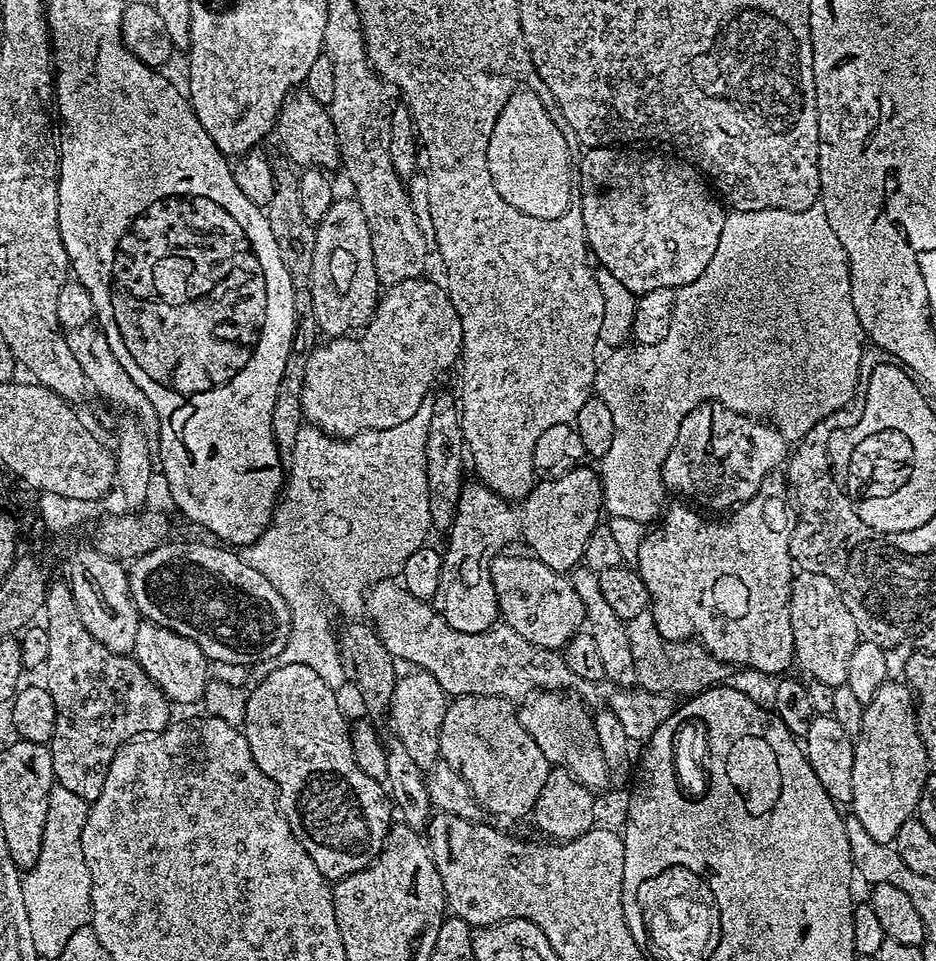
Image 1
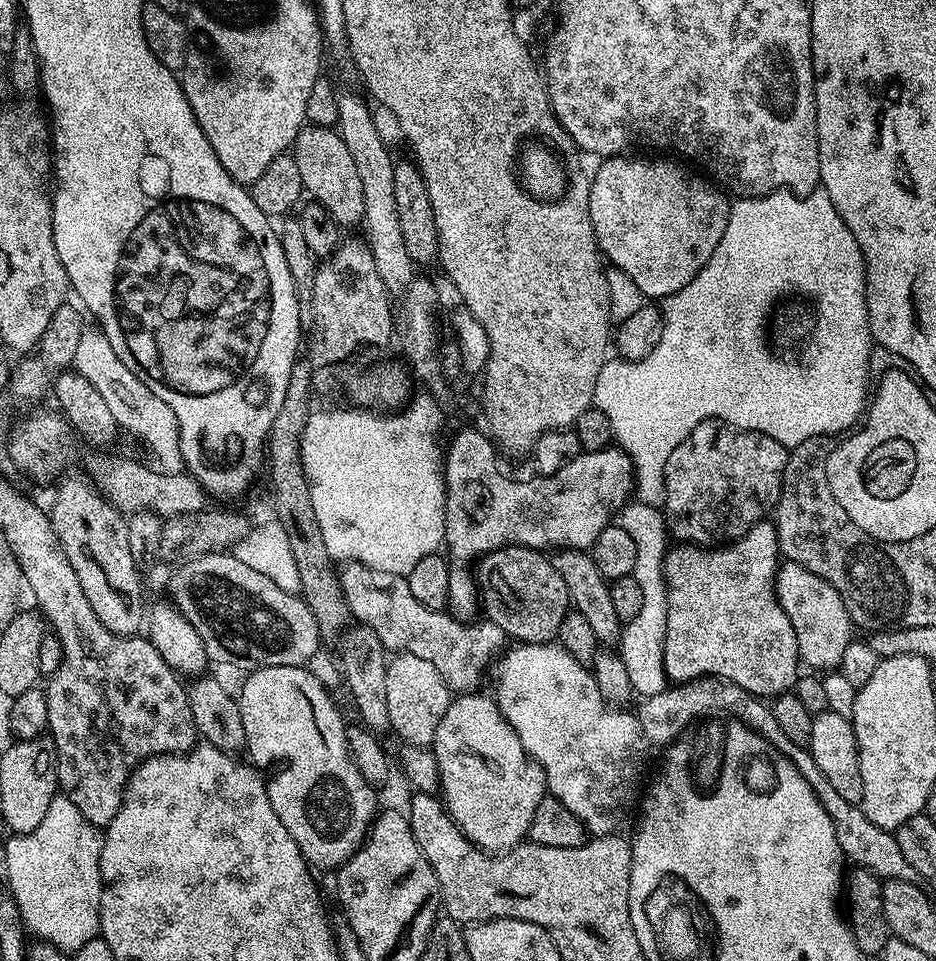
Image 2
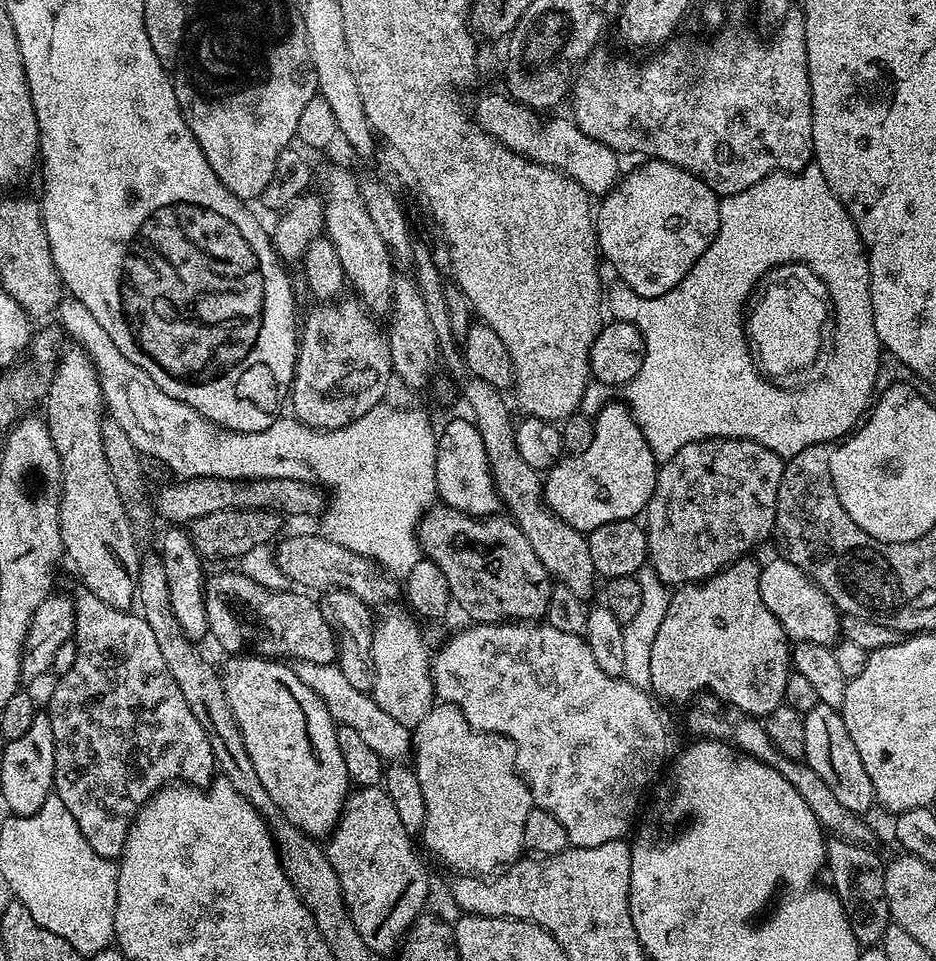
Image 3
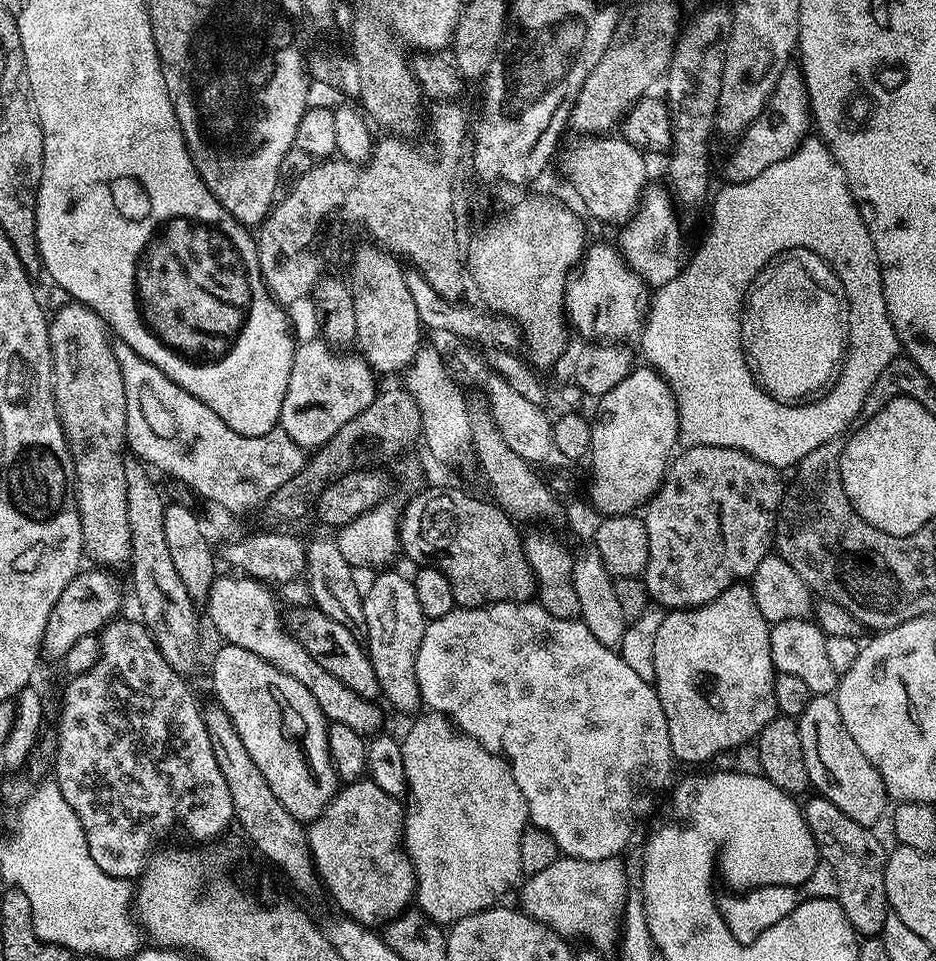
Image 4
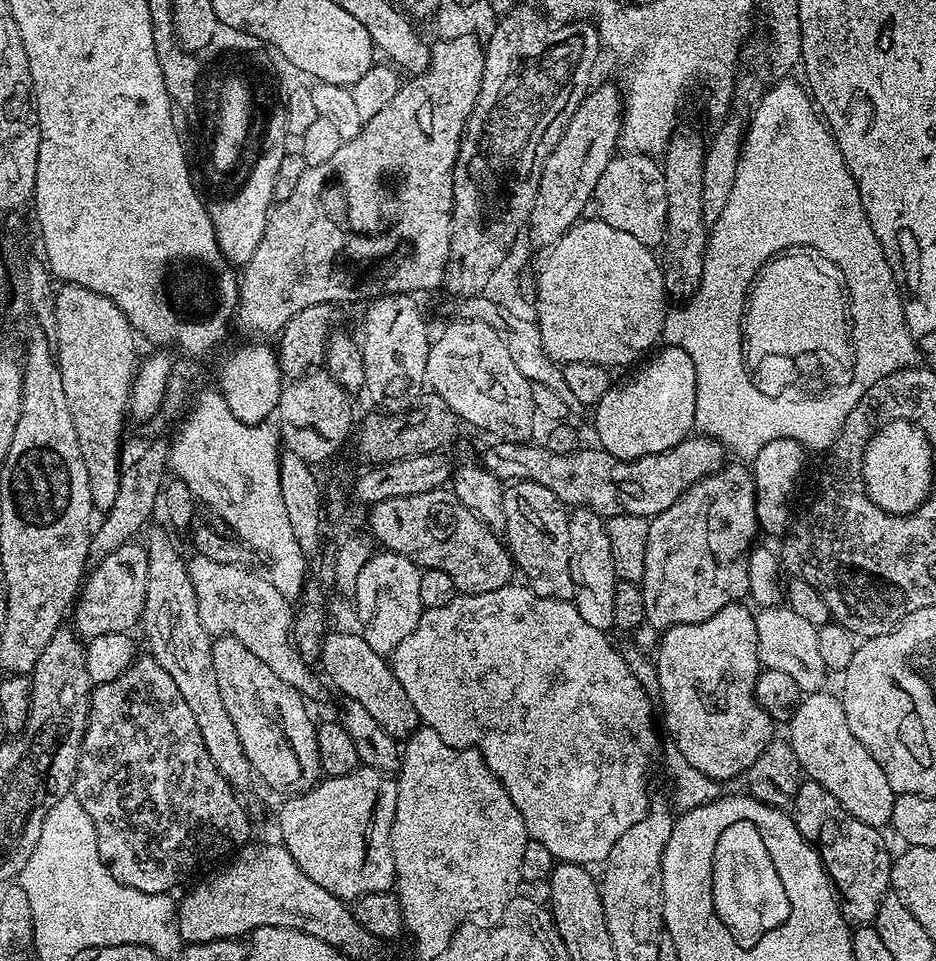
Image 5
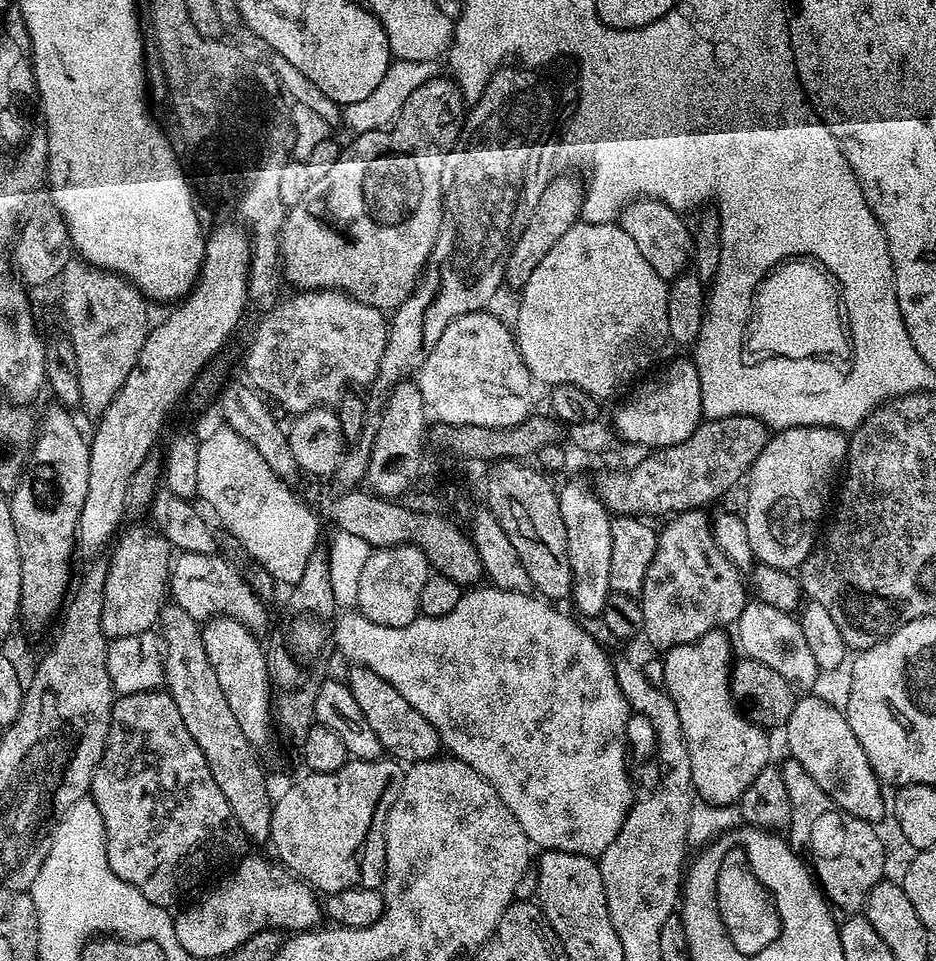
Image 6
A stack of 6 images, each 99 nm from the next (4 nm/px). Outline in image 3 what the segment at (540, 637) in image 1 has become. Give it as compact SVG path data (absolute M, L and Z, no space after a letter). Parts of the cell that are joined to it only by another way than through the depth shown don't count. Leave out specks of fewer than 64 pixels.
M443 502L433 503L432 507L428 509L427 512L424 513L424 517L420 519L420 526L418 529L418 535L420 538L420 551L423 553L427 559L432 560L434 562L434 566L438 566L438 570L442 570L442 574L446 574L446 583L450 586L450 594L452 595L453 605L458 609L461 608L462 611L465 612L466 615L469 616L469 621L472 622L536 622L541 618L547 617L548 614L548 603L550 602L550 594L552 593L552 585L554 583L553 577L546 570L546 566L542 566L542 562L538 562L538 554L534 554L534 549L531 548L530 542L526 538L526 534L522 534L522 530L517 526L516 521L511 518L505 518L500 514L493 514L487 518L481 518L479 516L470 516L466 512L459 512L458 510L454 510L449 506L449 504L445 504Z

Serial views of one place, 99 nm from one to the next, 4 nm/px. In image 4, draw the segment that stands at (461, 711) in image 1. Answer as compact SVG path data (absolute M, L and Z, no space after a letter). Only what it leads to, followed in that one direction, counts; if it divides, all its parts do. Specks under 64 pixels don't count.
M431 710L425 711L423 714L425 716L417 715L415 717L417 720L409 726L408 733L402 736L400 740L402 766L404 767L406 782L408 783L402 847L408 853L408 861L412 863L412 869L416 875L415 903L418 905L420 911L425 912L435 924L451 926L457 920L466 918L470 914L481 912L487 908L497 907L503 901L500 899L512 887L512 891L517 887L518 881L522 876L519 864L519 846L522 843L522 834L525 828L529 827L530 821L528 819L526 798L522 798L522 790L518 790L518 782L514 782L514 774L510 770L507 760L503 756L497 756L496 753L486 750L474 738L461 734L447 716L442 716L440 713Z

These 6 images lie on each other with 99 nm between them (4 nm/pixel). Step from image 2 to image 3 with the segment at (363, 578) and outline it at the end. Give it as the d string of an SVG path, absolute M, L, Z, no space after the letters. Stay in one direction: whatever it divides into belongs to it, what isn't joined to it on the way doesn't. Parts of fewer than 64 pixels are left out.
M327 535L321 536L288 536L274 548L277 565L293 585L304 590L320 588L331 590L341 588L366 602L369 606L384 604L392 596L391 575L385 574L366 556L359 556L354 550L346 550L346 546L338 546Z

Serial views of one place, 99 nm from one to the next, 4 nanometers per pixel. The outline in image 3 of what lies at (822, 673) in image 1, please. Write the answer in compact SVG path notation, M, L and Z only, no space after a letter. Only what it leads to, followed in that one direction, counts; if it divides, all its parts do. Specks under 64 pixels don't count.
M781 556L774 558L760 571L760 593L766 608L778 618L789 639L827 646L835 643L839 637L840 614L831 598L789 560Z

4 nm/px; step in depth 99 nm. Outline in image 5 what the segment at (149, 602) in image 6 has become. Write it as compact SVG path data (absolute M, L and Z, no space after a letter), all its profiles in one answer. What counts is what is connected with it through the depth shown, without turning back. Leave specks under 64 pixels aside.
M133 542L123 544L114 554L110 554L105 560L95 565L96 570L87 575L83 583L78 599L74 604L74 616L76 612L76 624L74 628L81 637L91 638L98 634L114 634L115 632L133 631L132 627L141 623L146 606L146 588L148 582L148 550L143 543Z

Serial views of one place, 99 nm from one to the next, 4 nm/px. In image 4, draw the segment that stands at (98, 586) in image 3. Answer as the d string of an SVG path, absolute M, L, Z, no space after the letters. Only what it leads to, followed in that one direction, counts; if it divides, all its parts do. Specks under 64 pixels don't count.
M69 302L63 308L55 309L48 322L48 333L56 409L76 467L76 501L82 518L84 551L91 559L93 556L100 563L97 565L116 570L112 568L119 564L127 565L132 555L130 526L126 514L126 390L122 386L122 370L118 370L118 358L114 358L108 325L97 312L86 305Z

